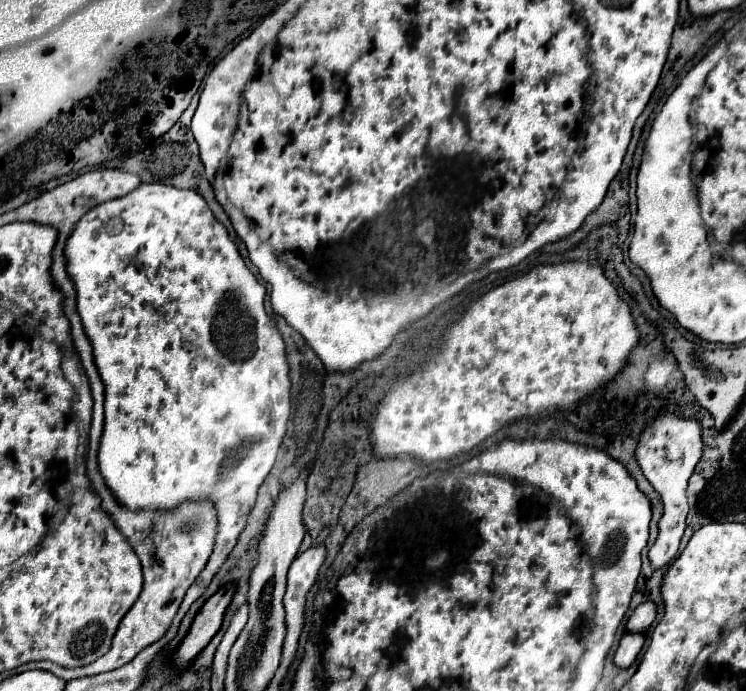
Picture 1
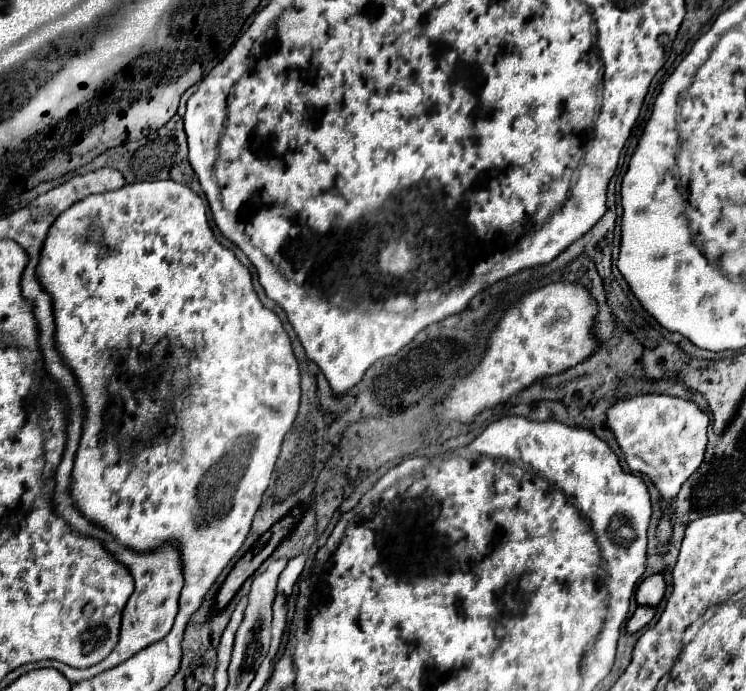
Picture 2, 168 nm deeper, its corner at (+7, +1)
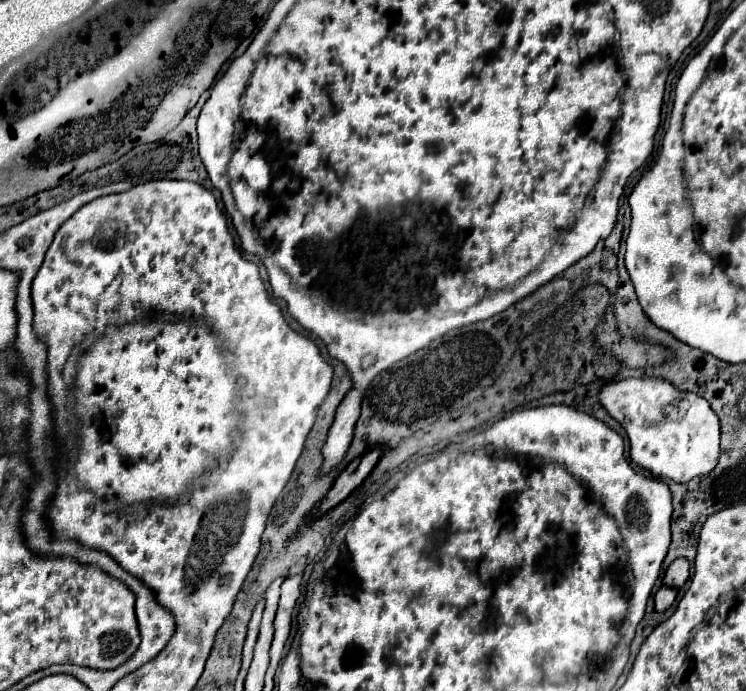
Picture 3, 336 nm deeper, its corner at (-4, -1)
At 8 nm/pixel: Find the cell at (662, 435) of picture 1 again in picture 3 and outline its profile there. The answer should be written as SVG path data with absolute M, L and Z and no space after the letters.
M624 378L604 384L598 400L626 430L630 458L640 468L674 482L690 482L716 468L720 422L702 396L682 392L664 378Z

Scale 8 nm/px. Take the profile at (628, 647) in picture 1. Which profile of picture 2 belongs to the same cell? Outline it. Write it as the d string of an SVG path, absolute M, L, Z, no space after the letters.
M637 608L635 614L631 616L631 620L627 622L625 632L627 632L627 634L635 634L635 632L639 632L641 628L645 628L645 626L649 624L649 620L653 618L653 614L655 614L653 608Z

